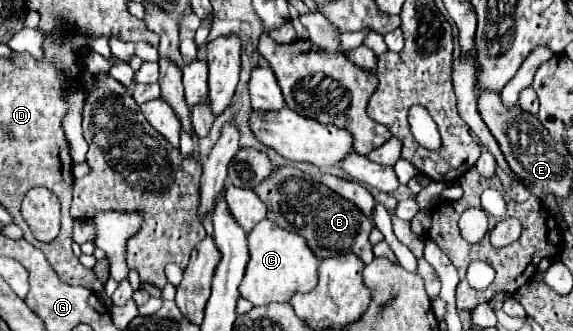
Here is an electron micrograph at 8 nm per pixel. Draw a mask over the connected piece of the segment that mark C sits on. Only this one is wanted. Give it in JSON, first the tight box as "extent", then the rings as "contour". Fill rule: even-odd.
{"extent":[240,219,320,305],"contour":[[[268,219],[254,225],[248,235],[250,261],[240,283],[240,295],[254,305],[268,305],[272,301],[290,301],[294,293],[306,293],[318,283],[320,259],[306,245],[306,239],[294,231],[286,231]]]}

